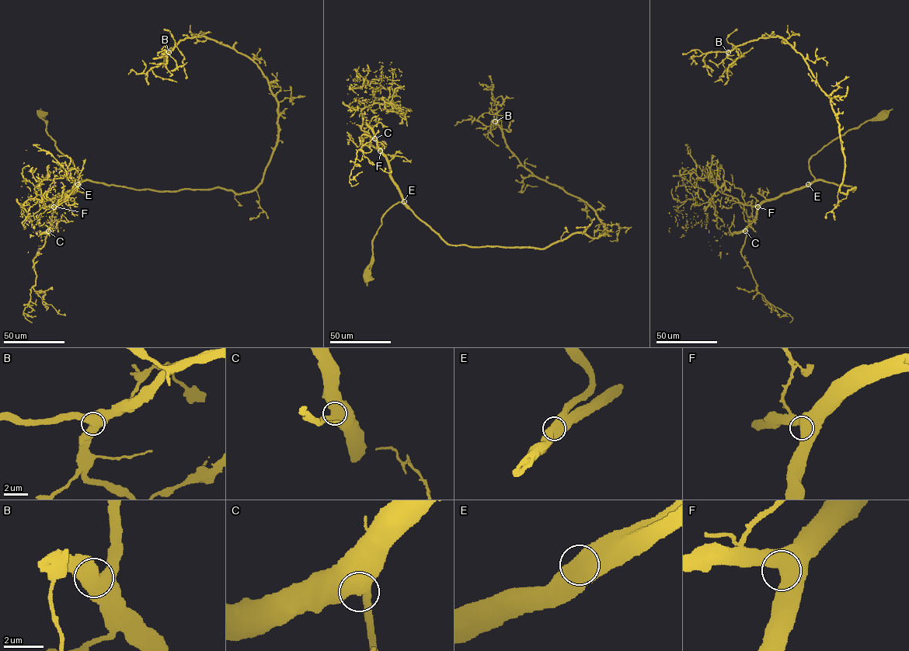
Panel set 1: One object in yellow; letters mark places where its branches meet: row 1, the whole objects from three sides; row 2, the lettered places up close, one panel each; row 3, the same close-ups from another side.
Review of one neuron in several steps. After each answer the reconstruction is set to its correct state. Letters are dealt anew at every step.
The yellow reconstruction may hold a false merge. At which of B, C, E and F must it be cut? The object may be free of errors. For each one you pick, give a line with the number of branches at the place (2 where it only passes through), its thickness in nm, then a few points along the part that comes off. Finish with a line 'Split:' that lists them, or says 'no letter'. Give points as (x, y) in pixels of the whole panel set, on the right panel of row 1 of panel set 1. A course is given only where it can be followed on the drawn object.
Split: no letter

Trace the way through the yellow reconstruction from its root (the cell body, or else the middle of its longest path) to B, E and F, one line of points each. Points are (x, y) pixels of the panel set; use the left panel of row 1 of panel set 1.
B: (42, 114), (81, 181), (252, 191), (276, 140), (267, 79), (249, 57), (203, 36), (168, 52)
E: (42, 114), (46, 123), (46, 132), (55, 141), (56, 147), (71, 160), (81, 179), (78, 184)
F: (42, 114), (46, 123), (46, 132), (55, 141), (56, 147), (71, 160), (81, 179), (53, 207)

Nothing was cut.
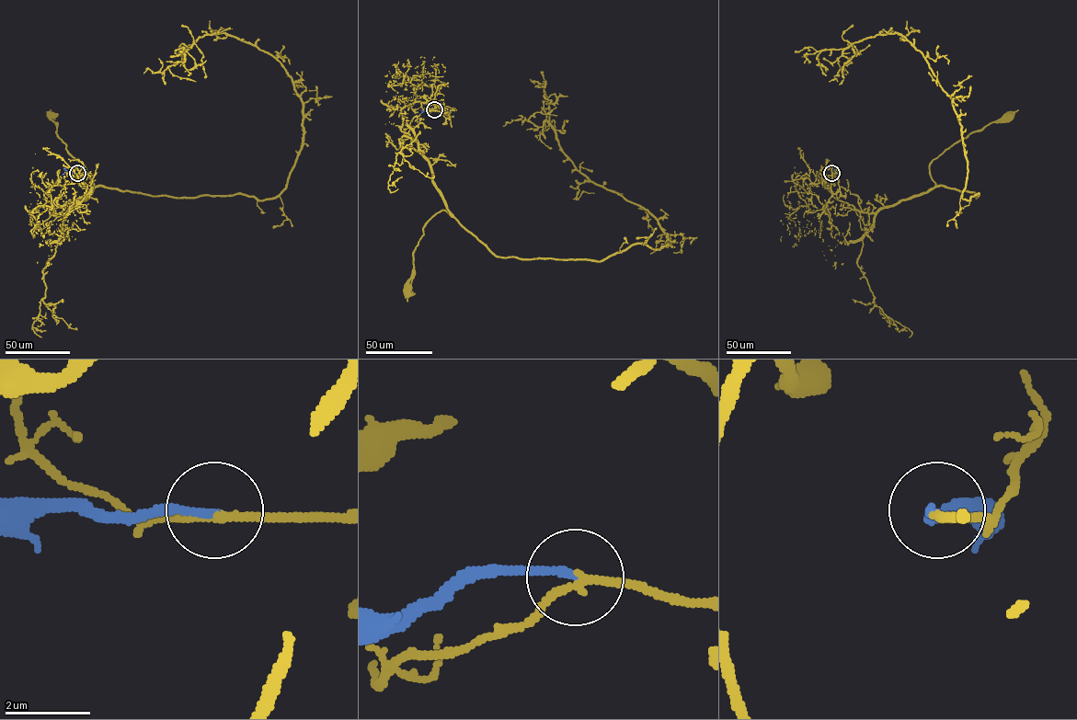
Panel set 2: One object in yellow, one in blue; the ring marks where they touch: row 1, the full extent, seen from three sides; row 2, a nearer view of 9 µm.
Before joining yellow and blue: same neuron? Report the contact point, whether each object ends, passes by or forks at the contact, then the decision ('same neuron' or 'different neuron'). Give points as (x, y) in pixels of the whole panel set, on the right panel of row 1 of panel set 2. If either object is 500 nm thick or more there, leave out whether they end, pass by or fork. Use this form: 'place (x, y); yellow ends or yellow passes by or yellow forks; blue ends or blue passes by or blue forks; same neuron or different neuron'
place (831, 173); yellow passes by; blue ends; same neuron

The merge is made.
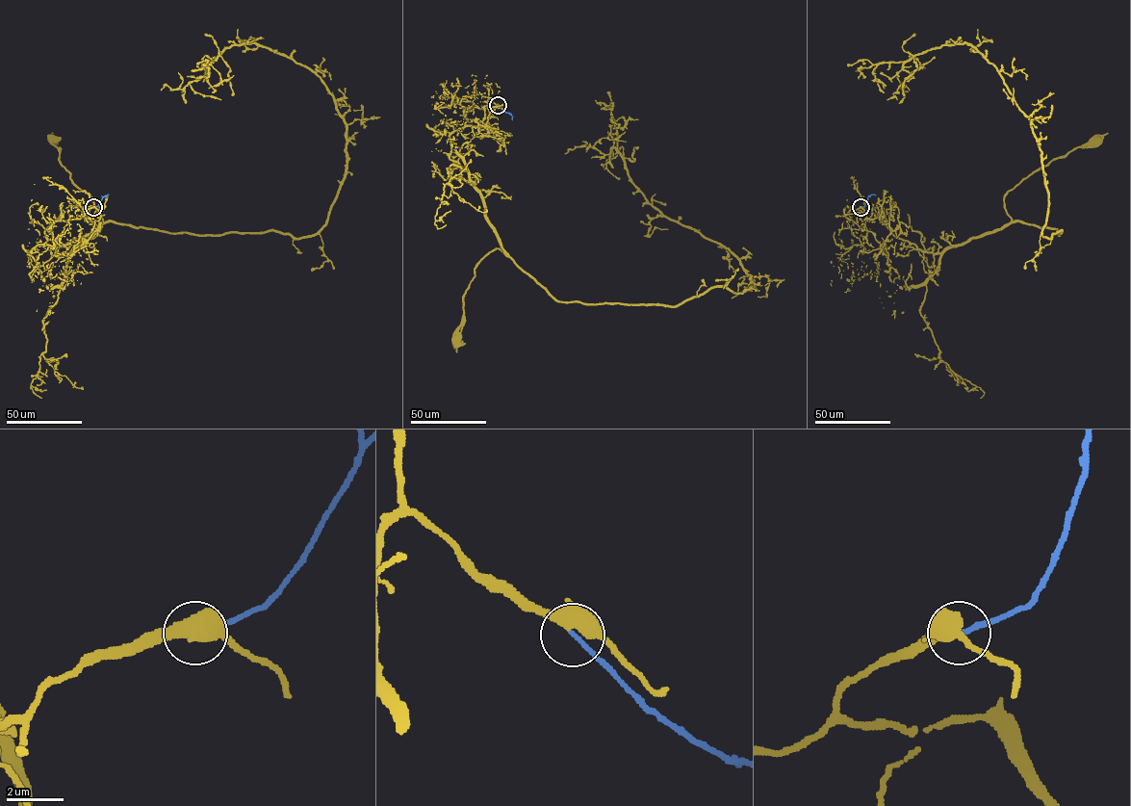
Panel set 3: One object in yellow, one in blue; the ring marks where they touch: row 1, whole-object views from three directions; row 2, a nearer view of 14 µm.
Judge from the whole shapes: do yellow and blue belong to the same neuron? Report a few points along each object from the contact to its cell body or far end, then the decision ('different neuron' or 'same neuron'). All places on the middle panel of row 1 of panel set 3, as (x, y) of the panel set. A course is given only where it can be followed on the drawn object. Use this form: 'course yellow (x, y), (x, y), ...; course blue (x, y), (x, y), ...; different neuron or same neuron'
course yellow (498, 105), (488, 100), (488, 127), (449, 136), (449, 158), (506, 255), (495, 248), (475, 270), (458, 343); course blue (498, 106), (509, 113), (511, 119); same neuron

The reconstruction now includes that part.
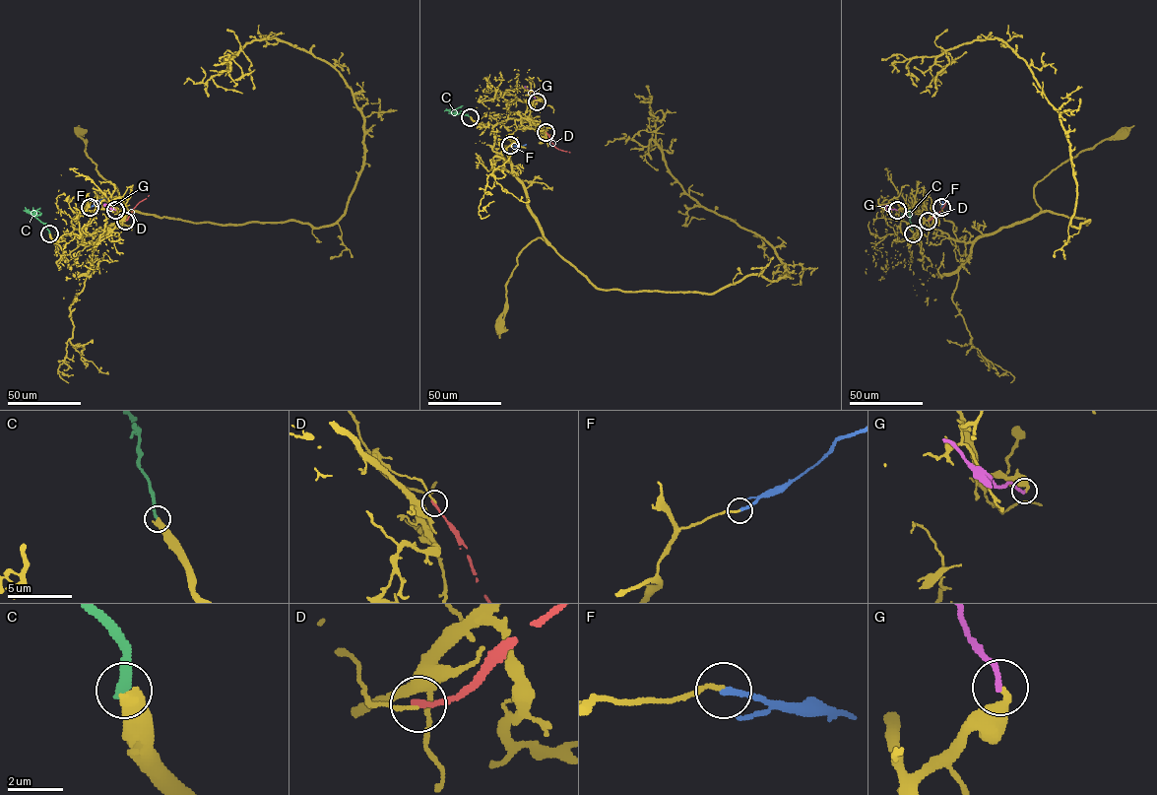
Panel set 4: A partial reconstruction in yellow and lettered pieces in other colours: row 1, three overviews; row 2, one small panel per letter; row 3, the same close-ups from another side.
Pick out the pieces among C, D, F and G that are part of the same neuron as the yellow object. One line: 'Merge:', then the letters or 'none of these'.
Merge: F

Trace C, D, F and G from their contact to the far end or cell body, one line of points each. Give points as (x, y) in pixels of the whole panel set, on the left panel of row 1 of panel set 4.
C: (49, 233), (46, 227), (27, 211), (35, 216), (41, 213)
D: (125, 220), (139, 202), (149, 195)
F: (90, 207), (104, 198)
G: (115, 210), (103, 205)

